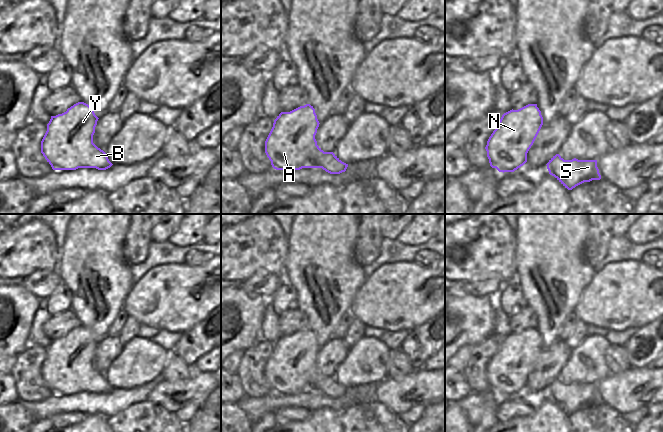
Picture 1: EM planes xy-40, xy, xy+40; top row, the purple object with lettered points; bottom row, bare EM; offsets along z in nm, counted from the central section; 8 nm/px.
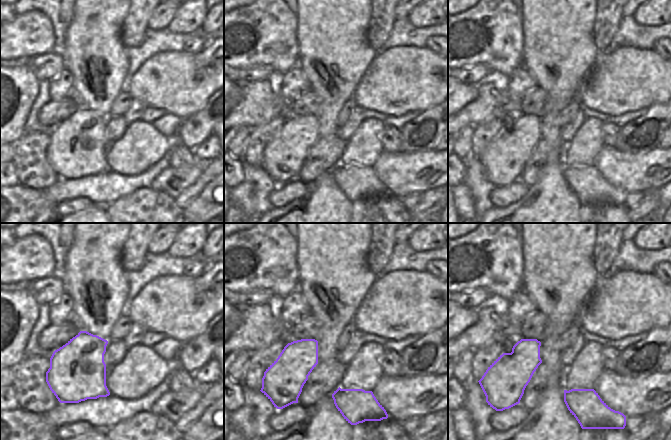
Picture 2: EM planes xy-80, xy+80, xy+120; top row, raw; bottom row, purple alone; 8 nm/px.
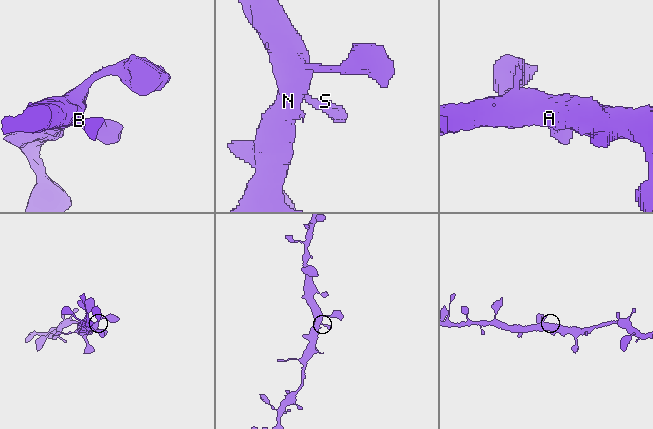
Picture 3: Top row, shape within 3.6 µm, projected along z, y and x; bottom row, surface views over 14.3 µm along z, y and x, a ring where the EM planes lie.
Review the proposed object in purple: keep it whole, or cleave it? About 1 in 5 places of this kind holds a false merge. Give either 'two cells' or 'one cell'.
one cell

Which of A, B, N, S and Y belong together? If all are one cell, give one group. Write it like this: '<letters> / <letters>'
A B N S Y

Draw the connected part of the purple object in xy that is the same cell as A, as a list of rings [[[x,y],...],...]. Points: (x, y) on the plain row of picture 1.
[[[310,328],[281,336],[265,365],[265,377],[276,394],[322,392],[330,398],[345,396],[348,388],[333,376],[324,376],[315,363],[319,345]]]

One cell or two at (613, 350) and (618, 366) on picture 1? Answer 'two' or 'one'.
one

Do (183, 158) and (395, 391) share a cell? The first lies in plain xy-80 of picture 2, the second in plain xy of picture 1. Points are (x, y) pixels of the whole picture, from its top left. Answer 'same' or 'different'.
different

